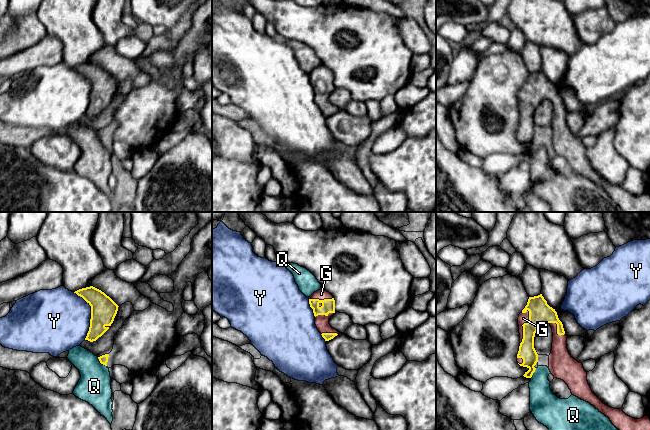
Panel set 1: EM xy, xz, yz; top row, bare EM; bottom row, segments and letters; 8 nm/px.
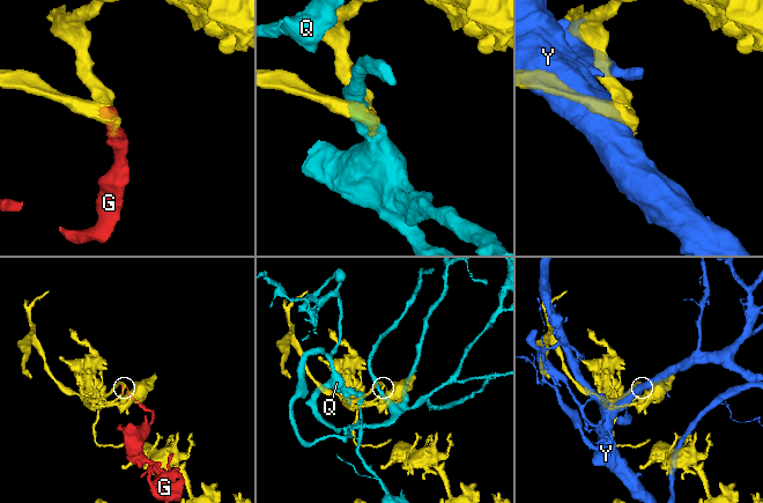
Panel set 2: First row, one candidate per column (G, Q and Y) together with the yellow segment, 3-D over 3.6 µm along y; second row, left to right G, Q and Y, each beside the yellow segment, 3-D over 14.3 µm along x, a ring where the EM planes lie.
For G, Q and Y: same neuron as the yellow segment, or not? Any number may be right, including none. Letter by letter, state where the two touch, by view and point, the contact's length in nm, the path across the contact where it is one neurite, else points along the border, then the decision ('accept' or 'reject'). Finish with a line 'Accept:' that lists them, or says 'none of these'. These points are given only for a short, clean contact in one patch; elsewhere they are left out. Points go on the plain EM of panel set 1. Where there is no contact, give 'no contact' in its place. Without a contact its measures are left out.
G: yz (522, 101) | 280 nm | accept
Q: xy (101, 139) | 110 nm | reject
Y: xy (91, 90) | 400 nm | reject
Accept: G

